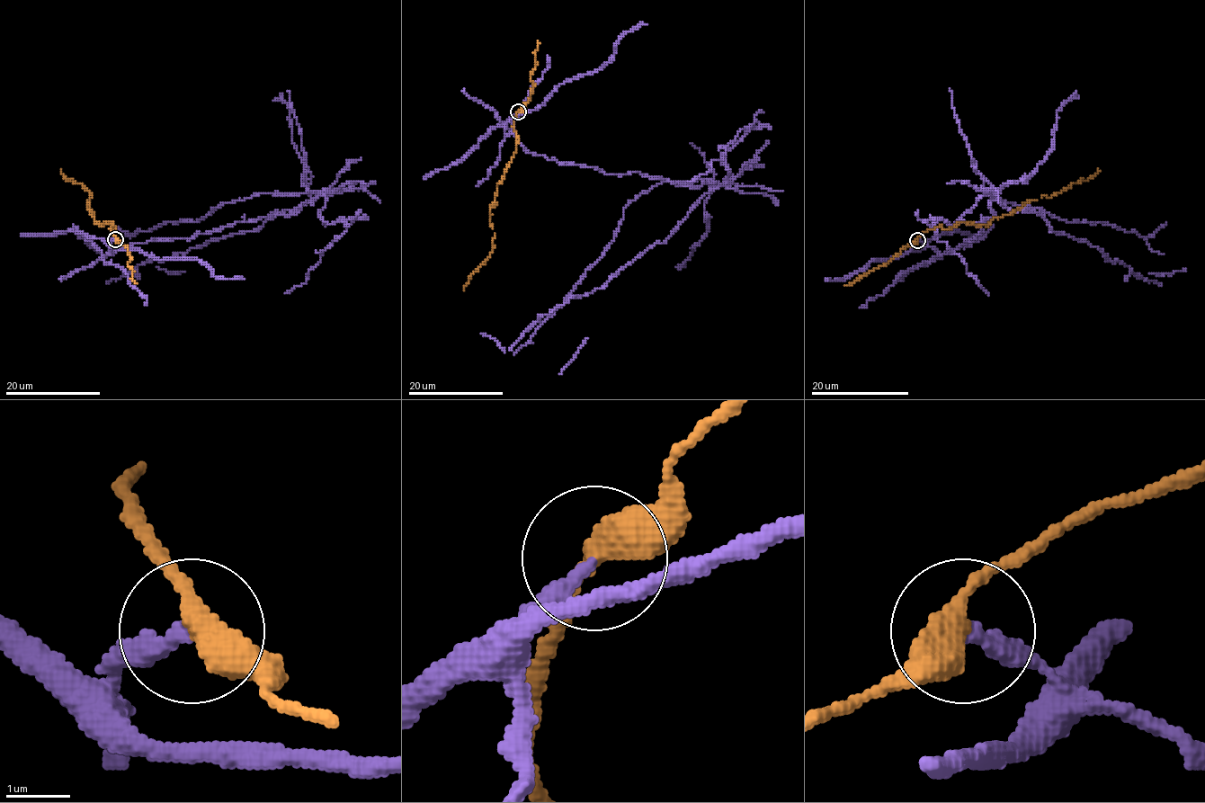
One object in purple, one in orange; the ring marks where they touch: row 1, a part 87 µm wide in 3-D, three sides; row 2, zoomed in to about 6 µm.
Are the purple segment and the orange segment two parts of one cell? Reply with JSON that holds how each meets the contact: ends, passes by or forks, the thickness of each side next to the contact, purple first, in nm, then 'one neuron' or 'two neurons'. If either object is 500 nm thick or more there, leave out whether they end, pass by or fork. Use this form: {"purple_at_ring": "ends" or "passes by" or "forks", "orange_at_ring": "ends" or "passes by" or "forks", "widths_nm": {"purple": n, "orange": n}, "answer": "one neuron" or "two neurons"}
{"purple_at_ring": "ends", "orange_at_ring": "passes by", "widths_nm": {"purple": 240, "orange": 400}, "answer": "two neurons"}

